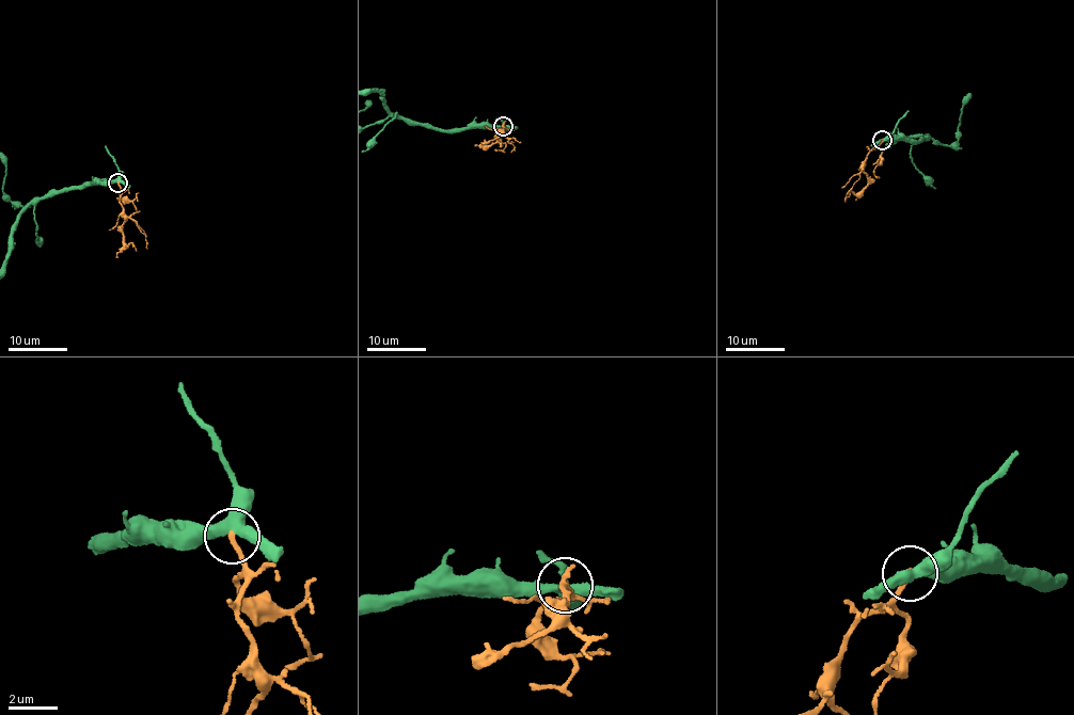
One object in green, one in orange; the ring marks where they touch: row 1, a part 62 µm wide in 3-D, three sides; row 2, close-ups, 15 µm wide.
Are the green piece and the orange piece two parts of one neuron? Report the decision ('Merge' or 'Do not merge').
Do not merge

